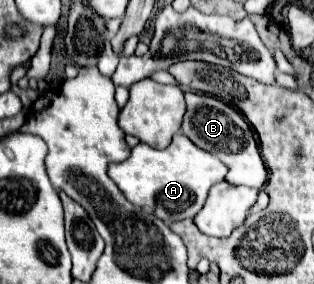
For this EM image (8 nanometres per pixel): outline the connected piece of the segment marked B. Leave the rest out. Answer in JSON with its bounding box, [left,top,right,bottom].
[182,92,270,190]

